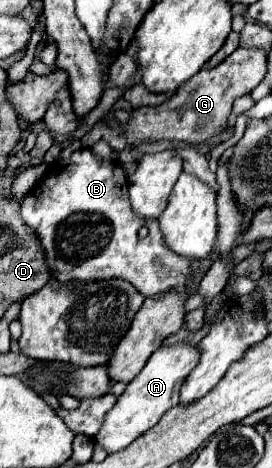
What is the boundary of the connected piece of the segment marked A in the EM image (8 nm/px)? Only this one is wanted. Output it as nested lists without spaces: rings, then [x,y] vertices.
[[[179,342],[155,350],[147,360],[145,368],[135,376],[135,380],[127,384],[125,392],[117,398],[113,410],[105,416],[105,424],[95,436],[95,442],[101,444],[107,452],[117,452],[129,446],[137,436],[147,432],[151,426],[155,426],[169,408],[179,404],[179,388],[183,380],[189,376],[189,372],[195,368],[195,364],[199,364],[197,344]]]

